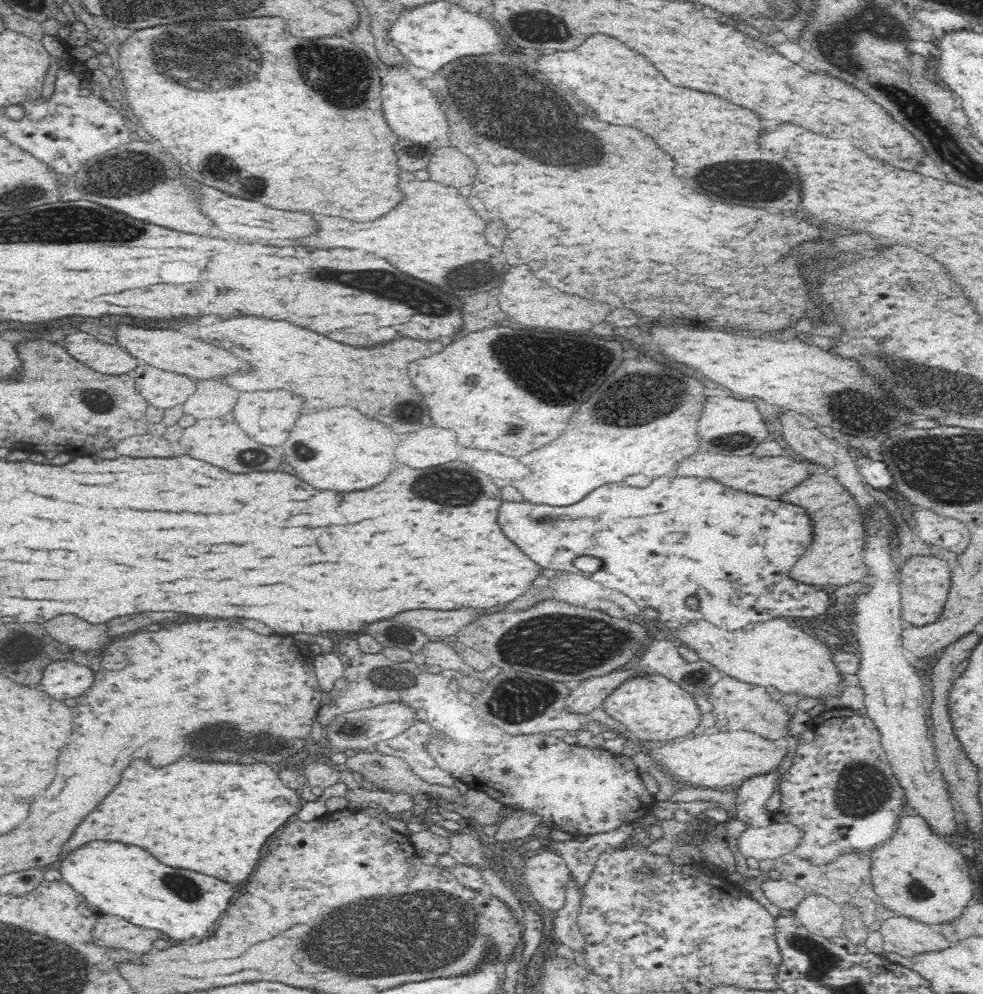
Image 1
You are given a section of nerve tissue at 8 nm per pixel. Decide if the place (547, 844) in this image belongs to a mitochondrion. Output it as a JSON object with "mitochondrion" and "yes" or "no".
{"mitochondrion":"no"}

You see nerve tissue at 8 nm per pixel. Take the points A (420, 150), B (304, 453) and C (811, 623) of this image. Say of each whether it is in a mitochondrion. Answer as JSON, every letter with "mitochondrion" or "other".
{"A":"other","B":"mitochondrion","C":"other"}

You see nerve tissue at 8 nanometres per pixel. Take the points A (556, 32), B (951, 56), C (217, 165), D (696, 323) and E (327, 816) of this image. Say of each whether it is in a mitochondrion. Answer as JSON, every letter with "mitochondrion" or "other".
{"A":"mitochondrion","B":"other","C":"mitochondrion","D":"other","E":"other"}

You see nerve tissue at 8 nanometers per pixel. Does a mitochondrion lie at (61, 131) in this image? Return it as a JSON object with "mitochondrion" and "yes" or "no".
{"mitochondrion":"no"}

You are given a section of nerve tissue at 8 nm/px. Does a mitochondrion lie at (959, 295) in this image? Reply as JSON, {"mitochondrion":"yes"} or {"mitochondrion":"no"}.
{"mitochondrion":"no"}

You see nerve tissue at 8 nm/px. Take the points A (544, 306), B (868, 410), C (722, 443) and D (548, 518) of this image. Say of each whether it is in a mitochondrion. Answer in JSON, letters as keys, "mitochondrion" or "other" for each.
{"A":"other","B":"mitochondrion","C":"other","D":"mitochondrion"}

